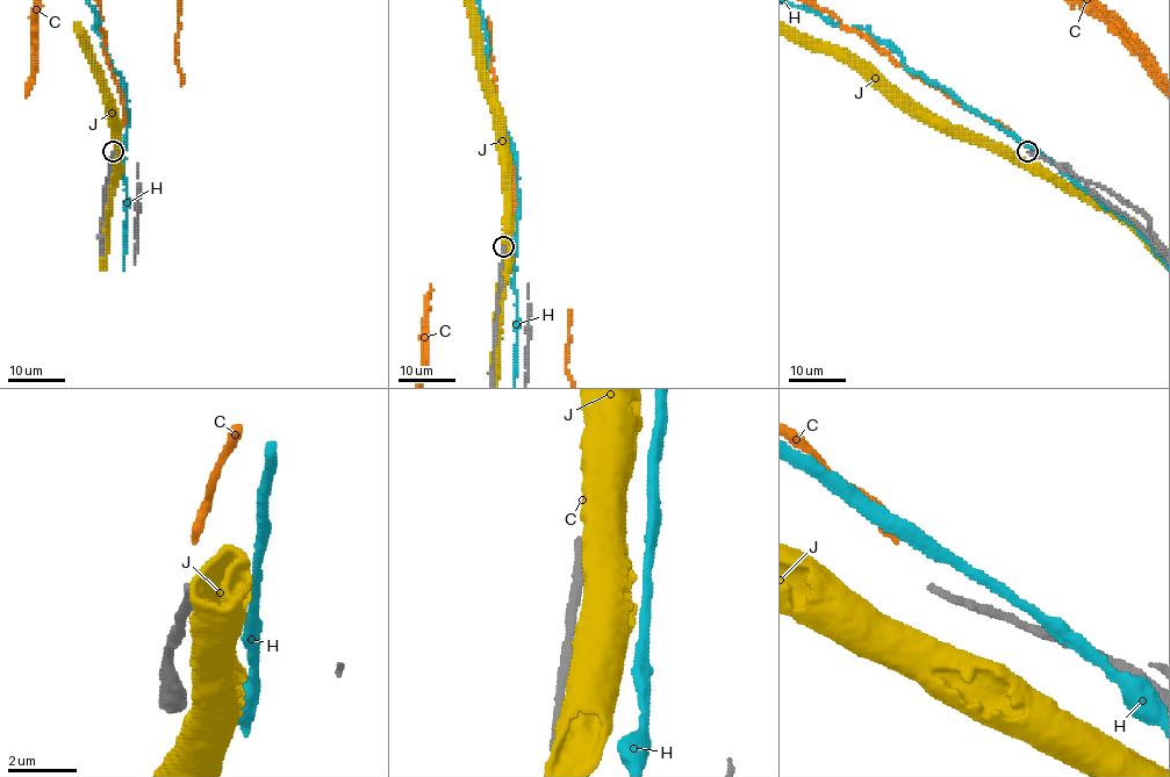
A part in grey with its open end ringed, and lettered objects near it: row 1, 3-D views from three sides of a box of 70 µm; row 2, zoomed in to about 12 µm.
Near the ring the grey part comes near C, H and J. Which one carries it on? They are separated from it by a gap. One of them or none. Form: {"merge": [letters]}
{"merge": ["C"]}

